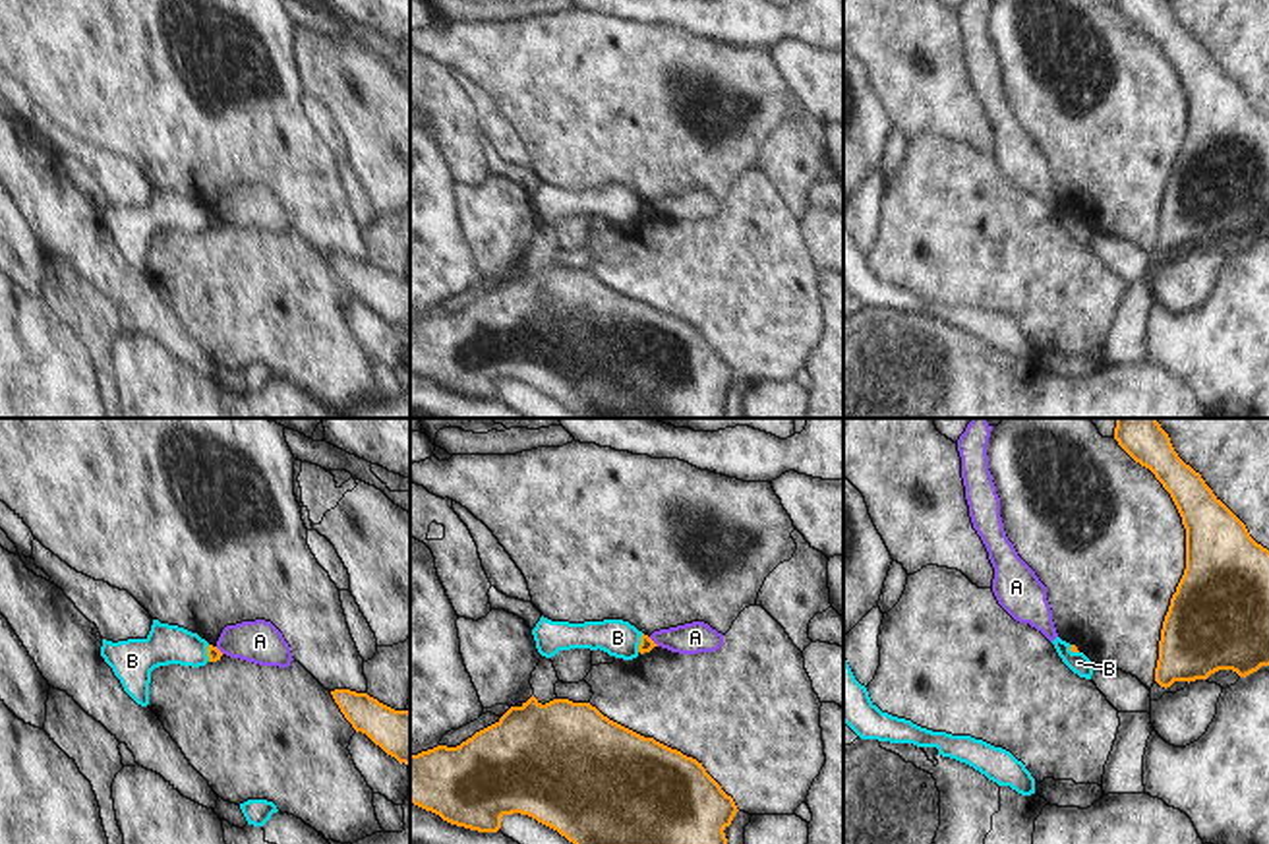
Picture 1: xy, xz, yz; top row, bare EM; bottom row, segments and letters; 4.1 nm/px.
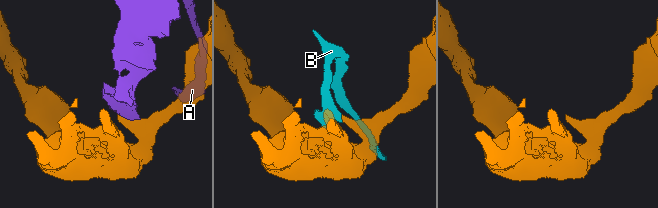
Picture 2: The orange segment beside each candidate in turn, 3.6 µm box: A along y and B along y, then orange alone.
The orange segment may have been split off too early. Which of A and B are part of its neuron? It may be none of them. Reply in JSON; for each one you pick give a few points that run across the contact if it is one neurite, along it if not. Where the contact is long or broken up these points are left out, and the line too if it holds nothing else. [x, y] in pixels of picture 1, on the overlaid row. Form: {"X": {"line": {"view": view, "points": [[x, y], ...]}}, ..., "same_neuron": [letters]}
{"same_neuron": []}

